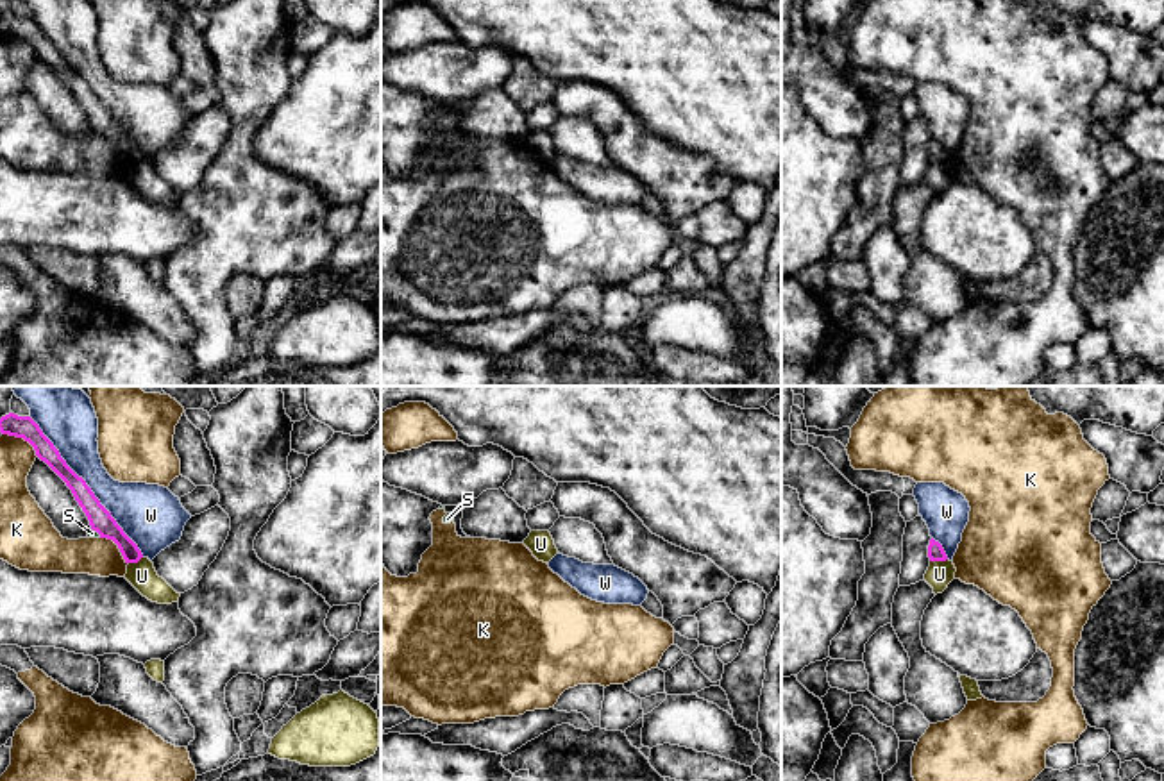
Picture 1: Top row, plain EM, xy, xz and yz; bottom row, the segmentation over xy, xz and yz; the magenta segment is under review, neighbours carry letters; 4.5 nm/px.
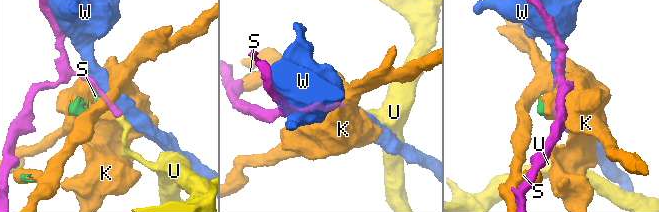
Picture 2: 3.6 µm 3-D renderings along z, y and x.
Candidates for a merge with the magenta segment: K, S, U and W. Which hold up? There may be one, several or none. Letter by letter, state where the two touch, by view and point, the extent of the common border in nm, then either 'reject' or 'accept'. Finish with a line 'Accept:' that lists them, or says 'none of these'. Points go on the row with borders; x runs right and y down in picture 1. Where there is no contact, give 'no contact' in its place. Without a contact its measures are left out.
K: contact xy (22, 436); length 200 nm; reject
S: contact xy (97, 531); length 60 nm; reject
U: contact yz (937, 560); length 80 nm; reject
W: contact xy (88, 487); length 800 nm; reject
Accept: none of these

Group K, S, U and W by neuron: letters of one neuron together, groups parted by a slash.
K S / U / W

